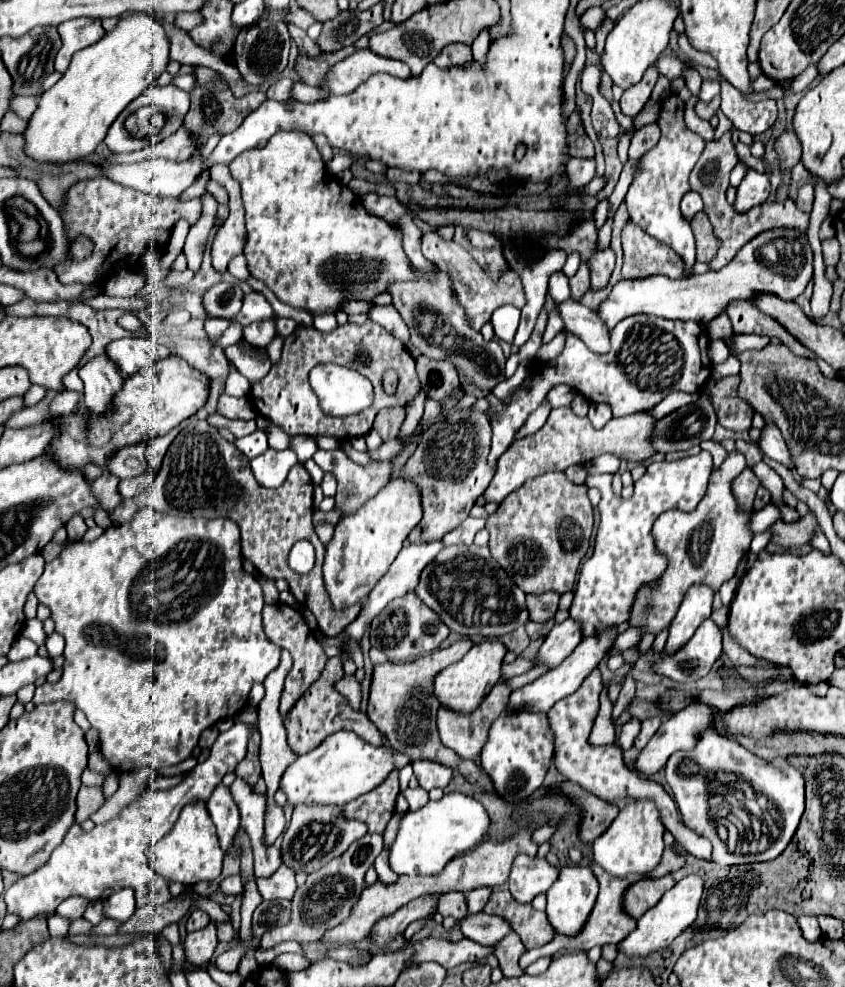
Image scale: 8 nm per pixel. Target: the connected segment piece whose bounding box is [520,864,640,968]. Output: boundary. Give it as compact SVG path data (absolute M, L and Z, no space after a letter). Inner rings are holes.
M592 864L592 870L600 882L600 894L596 898L596 904L590 912L590 918L586 920L586 926L582 928L582 934L576 934L574 938L562 938L562 934L554 936L554 940L546 946L540 946L540 948L534 948L534 950L526 950L520 958L520 966L522 968L528 968L534 960L538 960L540 956L556 956L560 950L590 950L592 946L602 946L602 944L618 944L622 942L634 928L636 928L636 920L626 916L622 912L622 890L626 890L634 880L640 880L640 876L630 876L630 878L616 878L616 876L610 876L606 870L600 870L598 864Z

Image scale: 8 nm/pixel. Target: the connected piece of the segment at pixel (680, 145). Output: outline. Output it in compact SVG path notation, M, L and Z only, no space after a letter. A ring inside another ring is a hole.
M676 94L666 96L662 102L664 102L664 106L662 106L660 118L658 118L658 126L662 130L660 142L648 154L642 156L642 168L634 176L624 202L628 206L630 220L634 224L638 224L650 236L658 238L660 242L664 242L672 250L676 250L686 262L686 272L690 272L694 266L694 254L696 254L694 234L692 234L690 222L686 222L686 218L682 218L680 200L690 190L688 176L690 176L694 164L698 162L706 142L696 132L686 128L684 102Z

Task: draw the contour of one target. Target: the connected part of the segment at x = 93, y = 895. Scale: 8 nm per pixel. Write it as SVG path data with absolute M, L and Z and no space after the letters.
M236 722L230 730L222 732L204 764L198 764L178 786L168 790L146 790L134 804L124 808L114 820L94 826L92 832L84 832L74 824L64 840L54 848L46 864L42 864L34 874L18 878L4 894L8 914L16 914L22 920L30 920L38 914L54 914L58 904L68 896L84 896L88 900L106 900L120 888L134 888L138 906L144 904L164 904L170 900L168 884L160 874L150 870L146 848L148 844L160 840L168 834L180 814L180 810L192 800L208 800L214 788L220 784L226 772L234 772L238 762L246 756L246 744L250 734L258 728L256 724Z

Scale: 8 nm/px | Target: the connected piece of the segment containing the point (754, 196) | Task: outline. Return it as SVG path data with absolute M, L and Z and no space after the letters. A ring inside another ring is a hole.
M746 168L746 176L738 186L738 196L734 202L736 212L746 212L752 206L766 202L770 195L769 177L767 174L758 174L752 168Z

